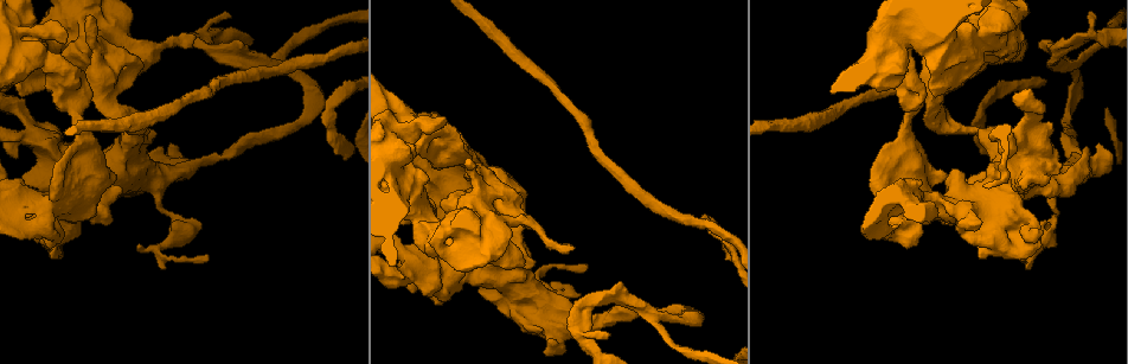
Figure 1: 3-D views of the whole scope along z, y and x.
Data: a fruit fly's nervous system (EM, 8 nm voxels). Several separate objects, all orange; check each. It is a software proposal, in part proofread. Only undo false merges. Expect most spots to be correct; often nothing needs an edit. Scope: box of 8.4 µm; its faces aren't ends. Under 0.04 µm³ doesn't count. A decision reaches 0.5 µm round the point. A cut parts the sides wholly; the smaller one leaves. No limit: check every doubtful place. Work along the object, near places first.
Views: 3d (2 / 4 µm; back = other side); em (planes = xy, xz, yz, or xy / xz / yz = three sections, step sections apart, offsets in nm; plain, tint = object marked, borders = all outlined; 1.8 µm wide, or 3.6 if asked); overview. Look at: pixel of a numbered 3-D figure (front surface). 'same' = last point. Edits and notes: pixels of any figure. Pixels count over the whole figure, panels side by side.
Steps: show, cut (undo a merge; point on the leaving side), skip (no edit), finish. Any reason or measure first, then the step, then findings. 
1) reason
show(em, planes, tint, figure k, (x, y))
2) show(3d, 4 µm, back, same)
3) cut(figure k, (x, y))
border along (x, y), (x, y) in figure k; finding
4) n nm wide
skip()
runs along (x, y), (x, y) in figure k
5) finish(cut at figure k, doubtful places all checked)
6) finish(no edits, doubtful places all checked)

sudden change in width
show(em, 3.6 µm, planes, tint, figure 1, (930, 40))

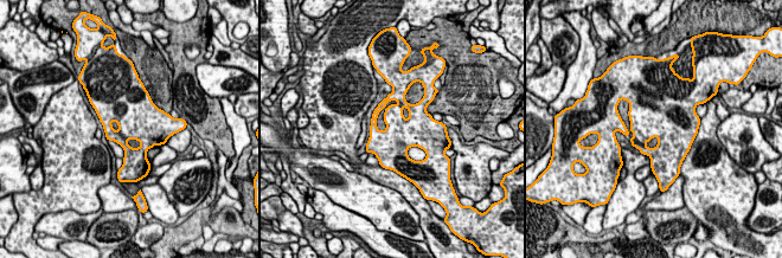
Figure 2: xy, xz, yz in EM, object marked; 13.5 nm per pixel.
700 nm wide
skip()
all the same cell

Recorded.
looks like a crossing
show(3d, 4 µm, figure 1, (413, 127))

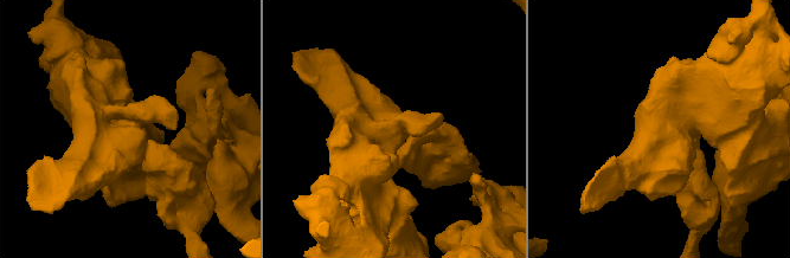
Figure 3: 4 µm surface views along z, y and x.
show(em, planes, tint, figure 3, (394, 125))

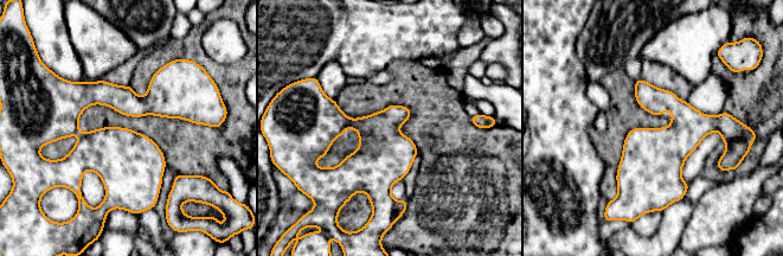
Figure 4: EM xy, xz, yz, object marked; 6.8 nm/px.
360 nm wide
skip()
one cell here

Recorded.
sharp bend
show(3d, 4 µm, figure 1, (521, 290))

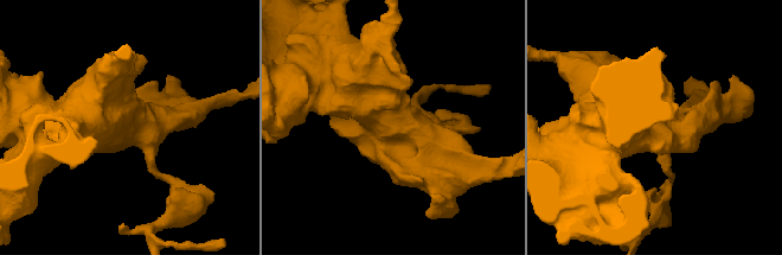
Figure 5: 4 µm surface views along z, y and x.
now the EM
show(em, 3.6 µm, yz, step 8, tint, figure 5, (388, 121))

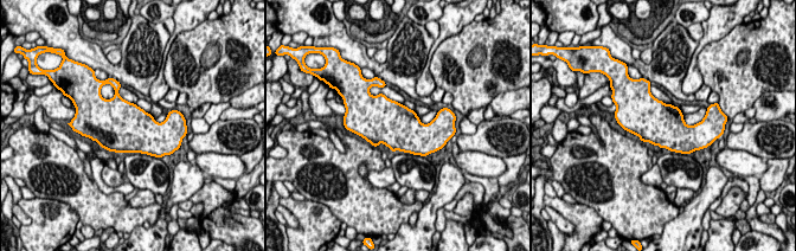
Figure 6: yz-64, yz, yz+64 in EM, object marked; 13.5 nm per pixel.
show(em, 3.6 µm, planes, borders, same)

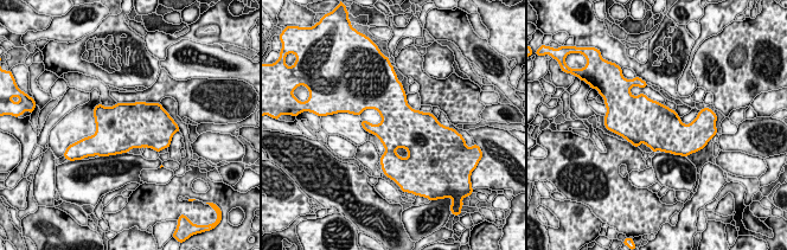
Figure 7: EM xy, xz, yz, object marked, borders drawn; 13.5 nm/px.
600 nm wide
skip()
one cell here

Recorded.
show(em, 3.6 µm, xy, step 16, tint, figure 1, (977, 195))

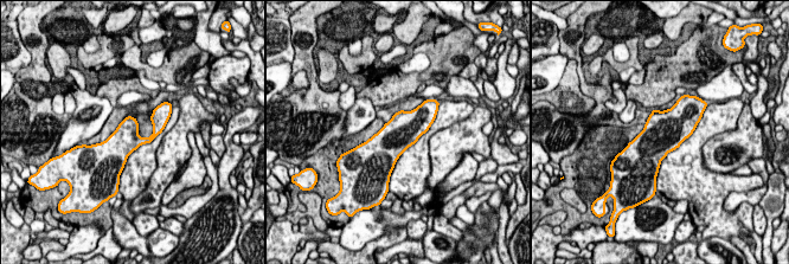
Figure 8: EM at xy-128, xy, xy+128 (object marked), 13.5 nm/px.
skip()
one cell here

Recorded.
abrupt turn
show(em, planes, borders, figure 1, (1055, 213))

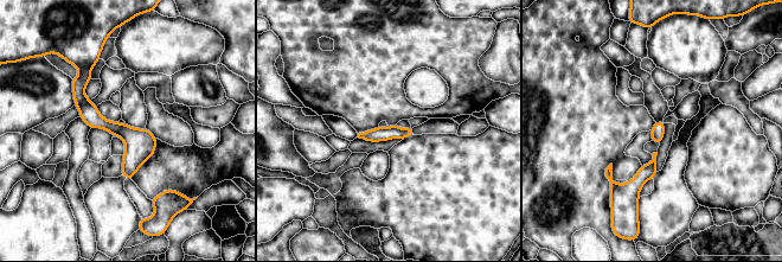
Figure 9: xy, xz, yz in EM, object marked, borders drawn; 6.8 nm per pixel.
skip()
runs along (87, 69), (79, 98), (130, 141), (129, 174) in figure 9; all the same cell

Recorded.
abrupt turn
show(em, planes, plain, figure 1, (898, 198))

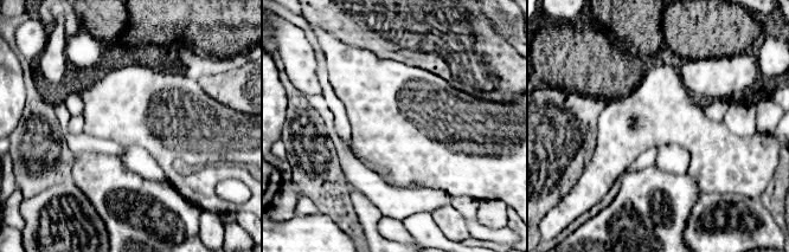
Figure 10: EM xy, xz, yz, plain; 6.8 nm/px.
show(em, planes, tint, same)

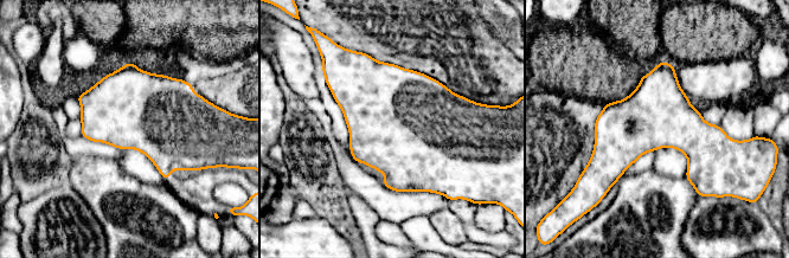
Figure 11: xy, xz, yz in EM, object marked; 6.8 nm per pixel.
skip()
one cell here

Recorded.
finish(no edits, doubtful places all checked)

